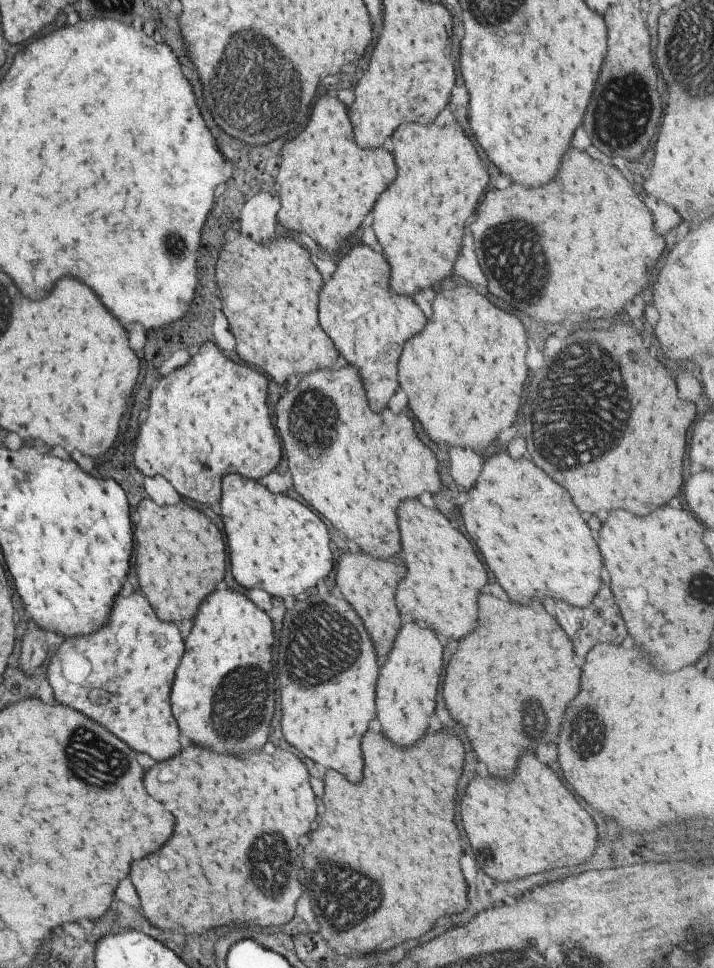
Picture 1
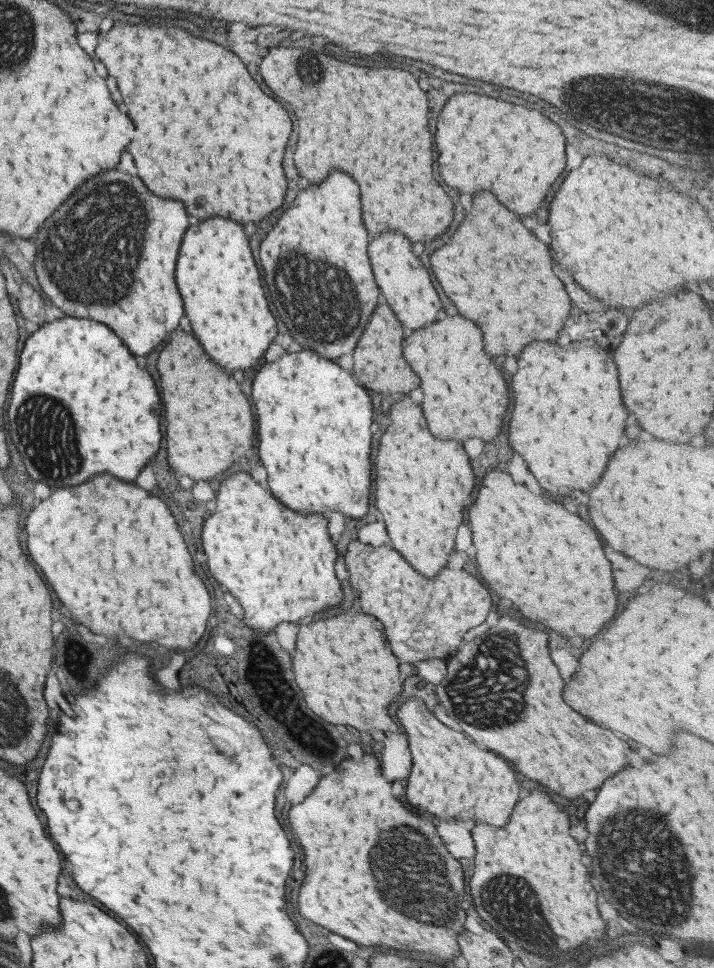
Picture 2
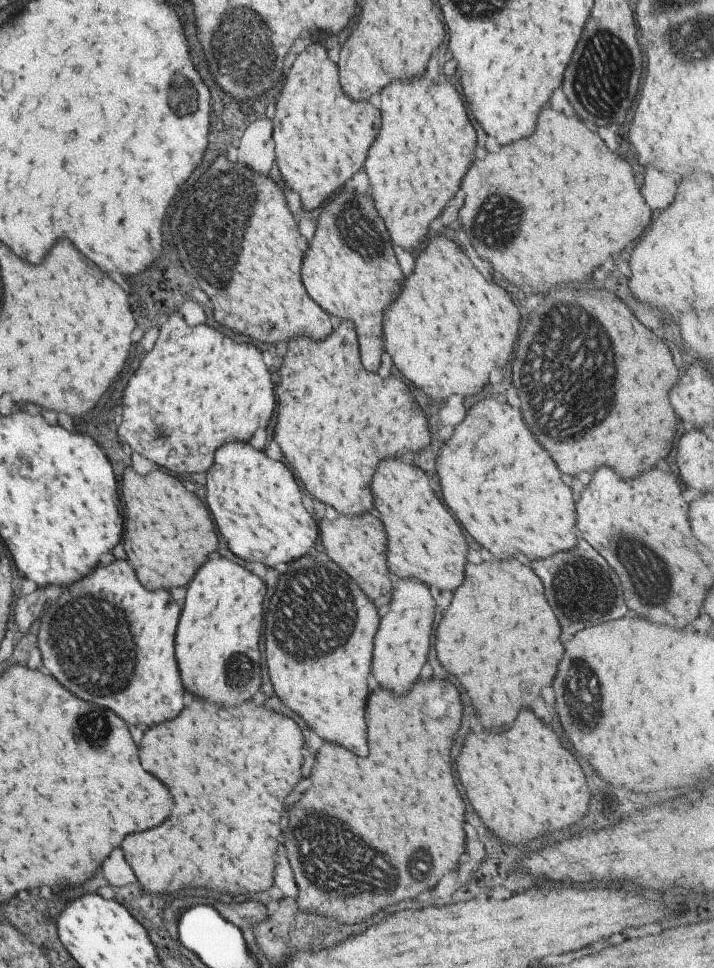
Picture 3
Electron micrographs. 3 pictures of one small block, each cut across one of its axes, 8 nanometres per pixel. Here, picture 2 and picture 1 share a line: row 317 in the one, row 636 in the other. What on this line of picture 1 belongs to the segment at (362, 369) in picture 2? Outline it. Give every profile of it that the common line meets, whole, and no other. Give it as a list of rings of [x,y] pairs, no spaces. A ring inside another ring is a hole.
[[[345,552],[335,566],[335,584],[343,594],[343,598],[351,604],[351,608],[359,612],[359,618],[373,640],[377,656],[383,656],[389,652],[391,642],[399,630],[399,614],[397,614],[397,608],[393,608],[395,606],[393,590],[395,590],[395,584],[403,578],[403,574],[405,574],[405,568],[401,560],[395,556],[387,560],[375,560],[367,554]]]

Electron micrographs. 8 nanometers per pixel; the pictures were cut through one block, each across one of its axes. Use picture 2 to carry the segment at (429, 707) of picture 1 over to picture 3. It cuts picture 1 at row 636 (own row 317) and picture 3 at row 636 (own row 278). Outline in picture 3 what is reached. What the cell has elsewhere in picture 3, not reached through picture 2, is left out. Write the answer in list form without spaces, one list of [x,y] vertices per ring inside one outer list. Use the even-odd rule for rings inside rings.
[[[399,580],[395,584],[391,604],[387,606],[387,614],[379,622],[371,658],[373,678],[381,688],[389,690],[395,696],[403,696],[409,692],[409,688],[419,676],[421,666],[425,664],[429,634],[433,628],[431,616],[433,616],[433,598],[429,596],[429,590],[415,580]]]

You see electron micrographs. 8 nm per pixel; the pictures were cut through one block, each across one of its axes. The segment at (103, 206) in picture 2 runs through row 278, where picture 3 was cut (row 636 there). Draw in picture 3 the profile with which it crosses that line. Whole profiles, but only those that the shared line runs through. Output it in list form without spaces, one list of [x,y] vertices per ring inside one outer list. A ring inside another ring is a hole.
[[[115,560],[109,566],[95,568],[83,580],[61,590],[59,600],[43,608],[39,620],[37,646],[45,670],[77,698],[109,708],[127,724],[155,726],[165,720],[173,720],[183,708],[183,688],[179,682],[177,664],[173,658],[173,632],[179,616],[177,604],[163,590],[147,592],[135,578],[133,570],[123,560]]]

